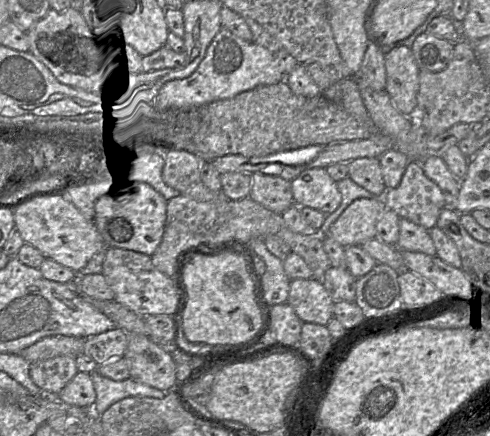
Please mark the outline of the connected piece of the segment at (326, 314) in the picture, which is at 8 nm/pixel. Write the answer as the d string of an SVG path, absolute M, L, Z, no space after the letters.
M321 279L292 280L287 303L303 323L327 326L333 318L335 302Z

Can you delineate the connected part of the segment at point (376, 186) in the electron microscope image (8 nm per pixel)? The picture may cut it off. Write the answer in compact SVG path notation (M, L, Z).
M358 158L351 161L348 163L348 177L376 198L383 198L387 191L379 158Z

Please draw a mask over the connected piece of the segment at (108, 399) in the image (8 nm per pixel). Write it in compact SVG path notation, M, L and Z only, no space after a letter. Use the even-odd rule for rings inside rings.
M97 372L89 373L96 392L96 401L92 408L95 416L100 416L112 404L131 396L162 399L167 392L142 384L132 378L114 381Z

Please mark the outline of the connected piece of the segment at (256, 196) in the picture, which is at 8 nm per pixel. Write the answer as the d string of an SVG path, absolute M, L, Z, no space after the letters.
M262 172L252 174L252 187L248 197L265 209L281 215L294 205L291 181Z

